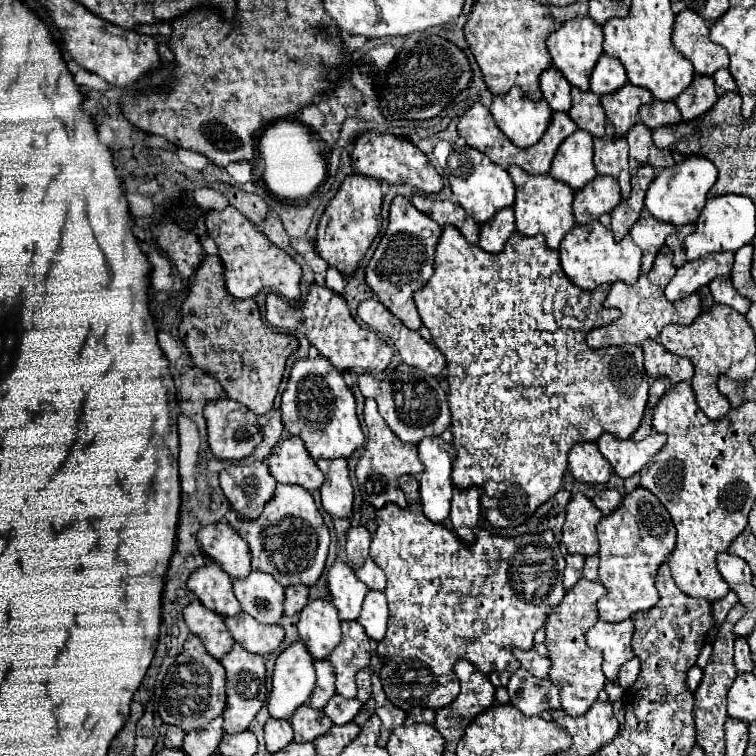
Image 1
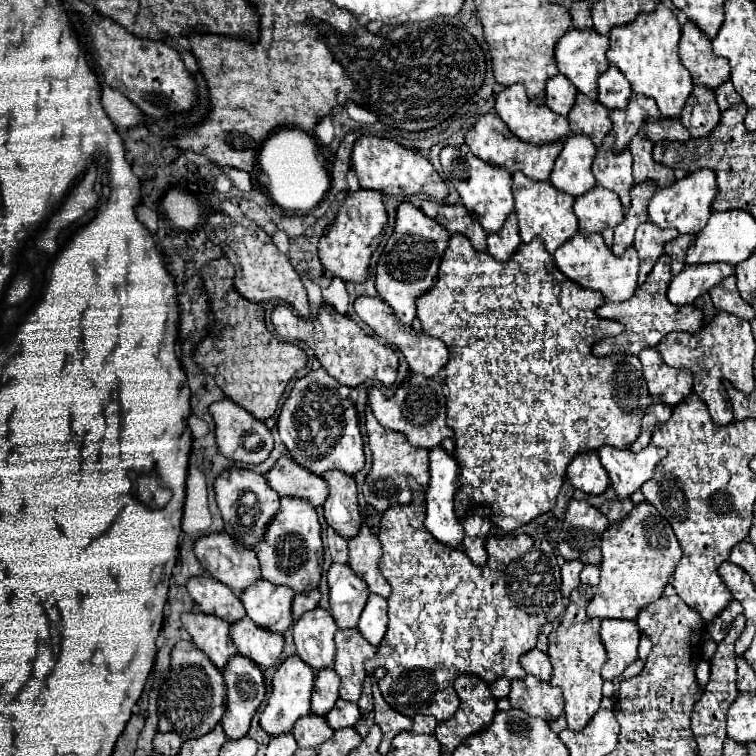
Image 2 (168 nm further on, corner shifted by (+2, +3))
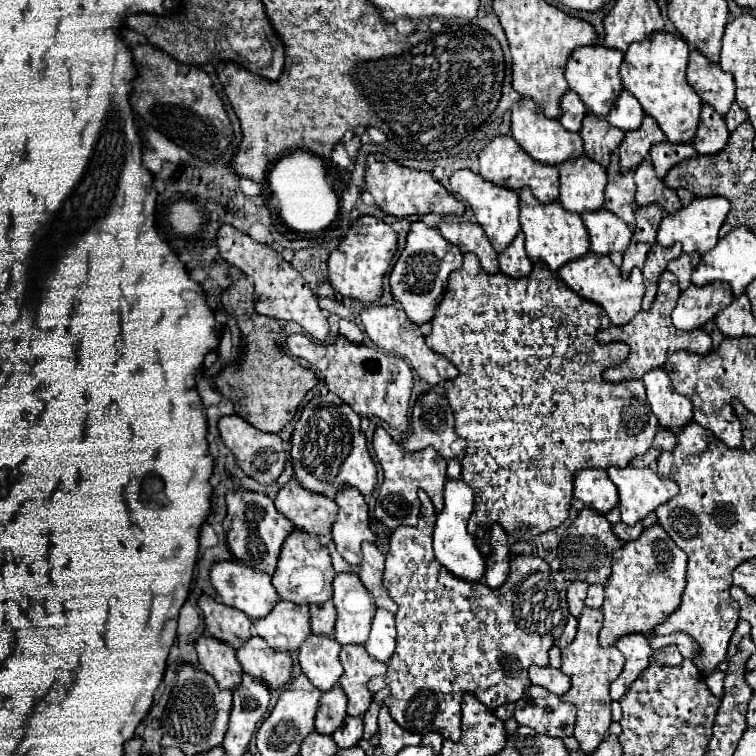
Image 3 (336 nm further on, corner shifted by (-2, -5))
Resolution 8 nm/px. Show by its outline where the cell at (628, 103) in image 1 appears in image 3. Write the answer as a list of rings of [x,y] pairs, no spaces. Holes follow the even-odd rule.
[[[644,116],[642,126],[630,134],[624,134],[624,140],[618,146],[622,172],[636,168],[644,158],[648,158],[650,146],[664,142],[664,140],[666,140],[666,136],[662,134],[658,122],[654,122],[654,118],[650,118],[650,116]]]

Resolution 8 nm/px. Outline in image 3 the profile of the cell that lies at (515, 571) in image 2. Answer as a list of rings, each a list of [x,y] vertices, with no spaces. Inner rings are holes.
[[[423,490],[418,491],[418,497],[421,503],[418,524],[398,526],[390,534],[390,552],[386,556],[386,568],[382,574],[384,586],[398,604],[396,650],[388,660],[386,672],[390,696],[384,698],[384,704],[404,730],[414,734],[438,732],[444,738],[458,740],[460,702],[466,692],[474,692],[480,702],[490,706],[490,710],[496,710],[500,704],[516,702],[522,698],[526,688],[530,688],[528,668],[532,664],[548,664],[548,648],[562,634],[570,616],[564,598],[566,584],[562,574],[554,572],[540,556],[512,556],[508,578],[496,590],[490,590],[482,582],[468,582],[452,576],[440,566],[440,562],[436,562],[432,550],[432,530],[436,522],[434,506]]]

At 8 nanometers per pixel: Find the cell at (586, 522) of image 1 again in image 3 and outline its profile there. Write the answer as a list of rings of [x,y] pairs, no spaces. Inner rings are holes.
[[[584,508],[576,516],[576,520],[570,524],[566,534],[560,540],[558,546],[558,558],[560,558],[560,570],[574,574],[574,580],[584,580],[588,584],[604,584],[610,576],[612,568],[612,552],[620,548],[622,542],[618,536],[612,532],[610,522],[604,518],[604,514]]]

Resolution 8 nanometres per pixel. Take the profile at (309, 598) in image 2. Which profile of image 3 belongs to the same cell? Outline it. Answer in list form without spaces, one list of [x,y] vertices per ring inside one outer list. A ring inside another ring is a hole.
[[[328,600],[324,604],[312,604],[310,606],[310,624],[312,632],[316,634],[332,634],[336,622],[336,608]]]

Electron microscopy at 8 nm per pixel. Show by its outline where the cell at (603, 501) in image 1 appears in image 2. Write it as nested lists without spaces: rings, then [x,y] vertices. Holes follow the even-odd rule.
[[[612,500],[612,502],[606,502],[606,504],[600,506],[600,510],[606,514],[606,518],[608,518],[612,524],[622,522],[632,508],[634,508],[632,500],[626,500],[626,502],[622,502],[622,500]]]

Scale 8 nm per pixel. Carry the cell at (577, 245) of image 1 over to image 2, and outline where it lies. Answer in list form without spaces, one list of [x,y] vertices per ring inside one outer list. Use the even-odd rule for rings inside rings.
[[[576,234],[574,238],[570,238],[570,242],[562,244],[556,254],[554,254],[554,262],[556,268],[570,278],[572,282],[576,282],[582,288],[588,290],[598,290],[604,294],[604,298],[608,302],[624,302],[630,300],[634,290],[636,290],[636,278],[638,278],[638,256],[634,254],[634,248],[626,250],[626,254],[622,256],[614,256],[600,234]]]

